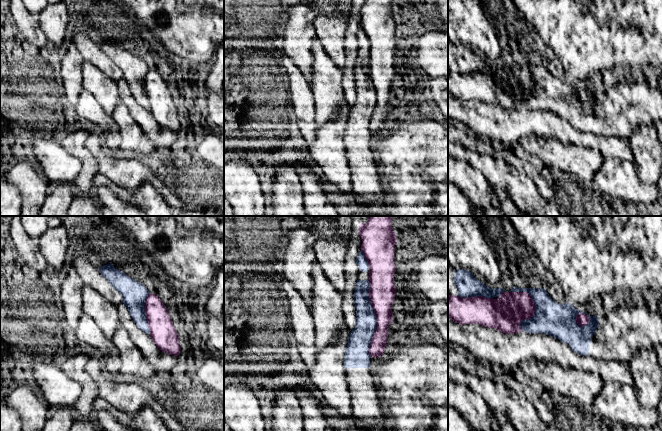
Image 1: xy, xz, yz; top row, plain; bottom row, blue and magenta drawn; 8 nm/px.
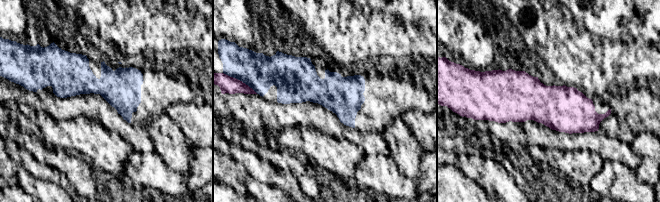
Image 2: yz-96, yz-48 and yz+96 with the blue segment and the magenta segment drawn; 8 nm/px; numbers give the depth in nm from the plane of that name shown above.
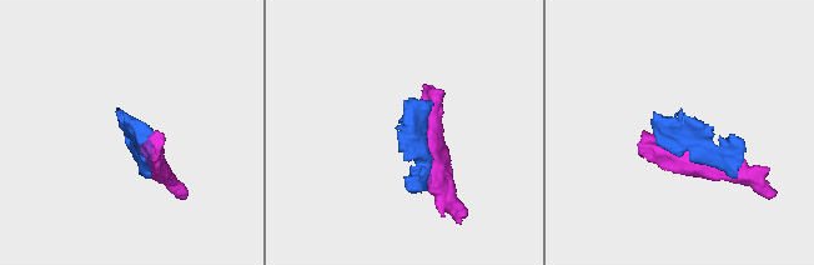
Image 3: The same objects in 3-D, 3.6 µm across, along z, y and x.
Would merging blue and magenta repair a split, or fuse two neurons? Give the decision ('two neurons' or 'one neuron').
two neurons

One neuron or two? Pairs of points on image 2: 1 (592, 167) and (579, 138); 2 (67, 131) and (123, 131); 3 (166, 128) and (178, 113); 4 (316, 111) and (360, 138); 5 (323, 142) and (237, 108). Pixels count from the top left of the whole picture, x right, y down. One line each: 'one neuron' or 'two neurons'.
1: two neurons
2: two neurons
3: two neurons
4: one neuron
5: two neurons

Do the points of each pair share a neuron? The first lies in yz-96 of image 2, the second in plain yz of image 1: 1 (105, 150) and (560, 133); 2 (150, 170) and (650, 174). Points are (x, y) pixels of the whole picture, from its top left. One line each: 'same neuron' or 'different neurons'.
1: different neurons
2: different neurons

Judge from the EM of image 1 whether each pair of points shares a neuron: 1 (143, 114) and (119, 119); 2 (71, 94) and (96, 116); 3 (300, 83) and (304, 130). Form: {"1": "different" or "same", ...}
{"1": "different", "2": "different", "3": "same"}

